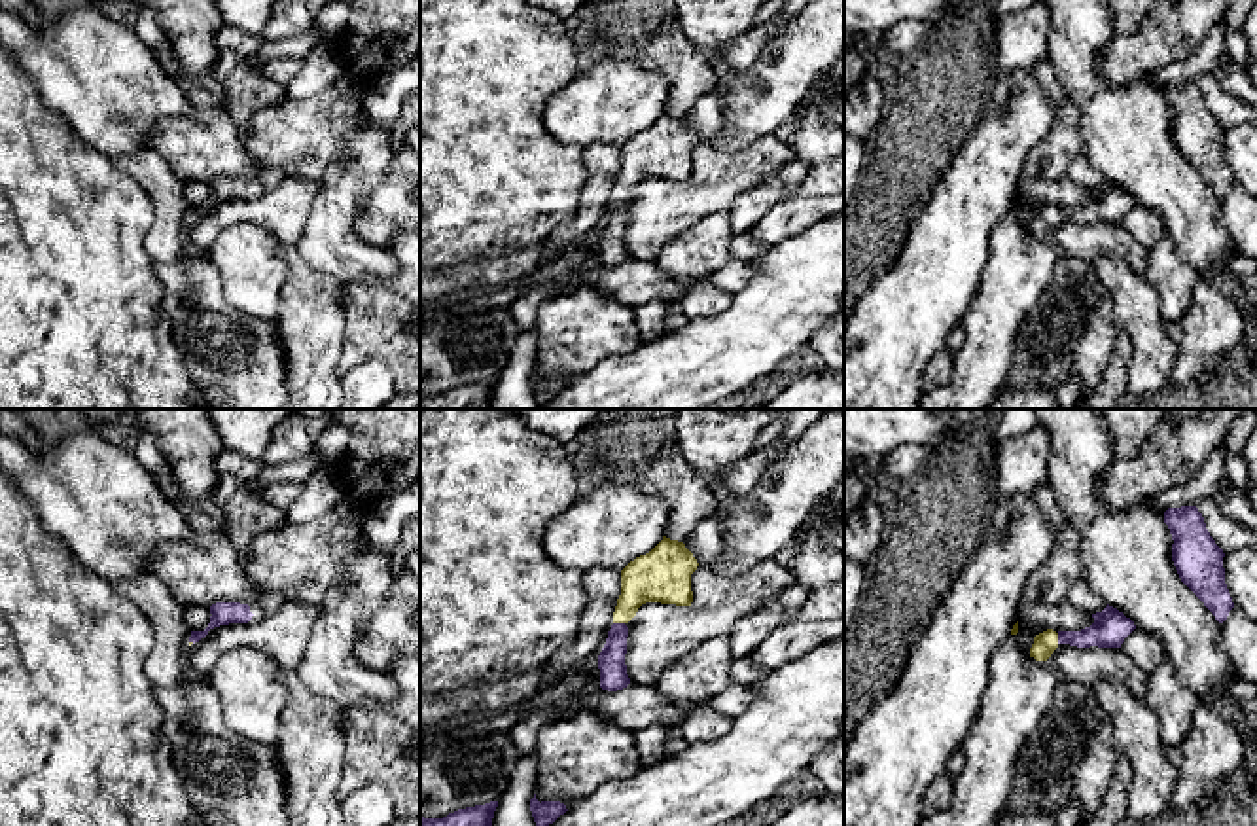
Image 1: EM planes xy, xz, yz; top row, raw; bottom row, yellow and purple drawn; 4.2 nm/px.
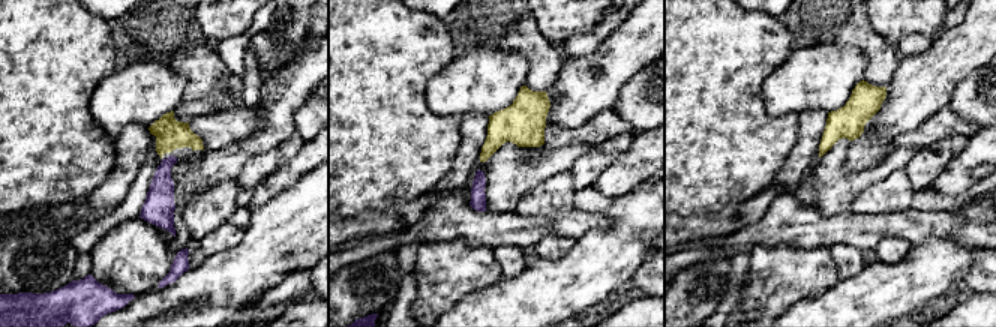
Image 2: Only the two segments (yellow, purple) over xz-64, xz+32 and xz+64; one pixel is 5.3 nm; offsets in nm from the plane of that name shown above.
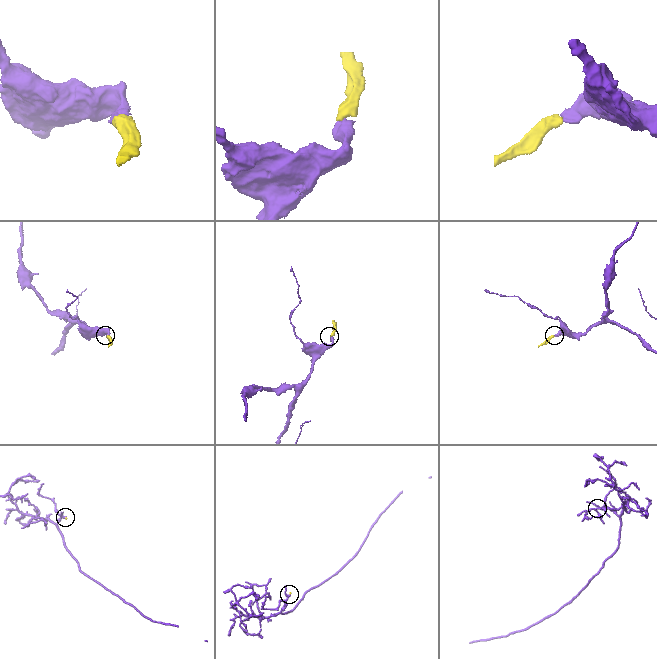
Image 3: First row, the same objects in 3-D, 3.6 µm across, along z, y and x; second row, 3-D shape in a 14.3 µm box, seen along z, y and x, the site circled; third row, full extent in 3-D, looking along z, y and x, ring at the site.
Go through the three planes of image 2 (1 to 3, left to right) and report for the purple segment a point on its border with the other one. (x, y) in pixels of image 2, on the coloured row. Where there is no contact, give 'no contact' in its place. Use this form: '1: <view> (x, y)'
1: no contact
2: no contact
3: no contact

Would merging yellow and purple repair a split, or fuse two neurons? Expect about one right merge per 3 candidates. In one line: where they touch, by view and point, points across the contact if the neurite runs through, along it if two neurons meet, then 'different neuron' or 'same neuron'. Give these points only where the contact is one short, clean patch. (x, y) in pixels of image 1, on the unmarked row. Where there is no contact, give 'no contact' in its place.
meets yellow in xz at (619, 197); runs through xz (657, 152), (627, 182), (619, 197), (614, 252); same neuron

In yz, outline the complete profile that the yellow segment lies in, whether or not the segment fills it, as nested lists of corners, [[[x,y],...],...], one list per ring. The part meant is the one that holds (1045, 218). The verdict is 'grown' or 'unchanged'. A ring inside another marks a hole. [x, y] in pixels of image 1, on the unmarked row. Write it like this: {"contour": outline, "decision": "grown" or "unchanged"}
{"contour": [[[1113,182],[1092,189],[1094,199],[1081,206],[1053,206],[1047,205],[1034,212],[1030,233],[1047,237],[1060,220],[1077,224],[1121,224],[1124,214],[1136,205],[1134,197]]], "decision": "grown"}

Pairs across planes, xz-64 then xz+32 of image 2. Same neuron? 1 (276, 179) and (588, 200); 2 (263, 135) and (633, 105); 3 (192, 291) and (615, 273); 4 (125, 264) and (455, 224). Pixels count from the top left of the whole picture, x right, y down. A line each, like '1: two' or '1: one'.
1: two
2: two
3: one
4: two

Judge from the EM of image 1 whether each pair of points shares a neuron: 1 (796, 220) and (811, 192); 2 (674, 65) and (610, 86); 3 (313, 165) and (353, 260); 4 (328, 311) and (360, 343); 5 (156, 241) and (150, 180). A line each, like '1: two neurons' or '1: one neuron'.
1: one neuron
2: two neurons
3: two neurons
4: two neurons
5: one neuron

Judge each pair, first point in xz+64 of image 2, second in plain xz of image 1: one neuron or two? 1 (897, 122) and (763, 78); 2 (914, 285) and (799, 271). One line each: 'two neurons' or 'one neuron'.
1: one neuron
2: one neuron

